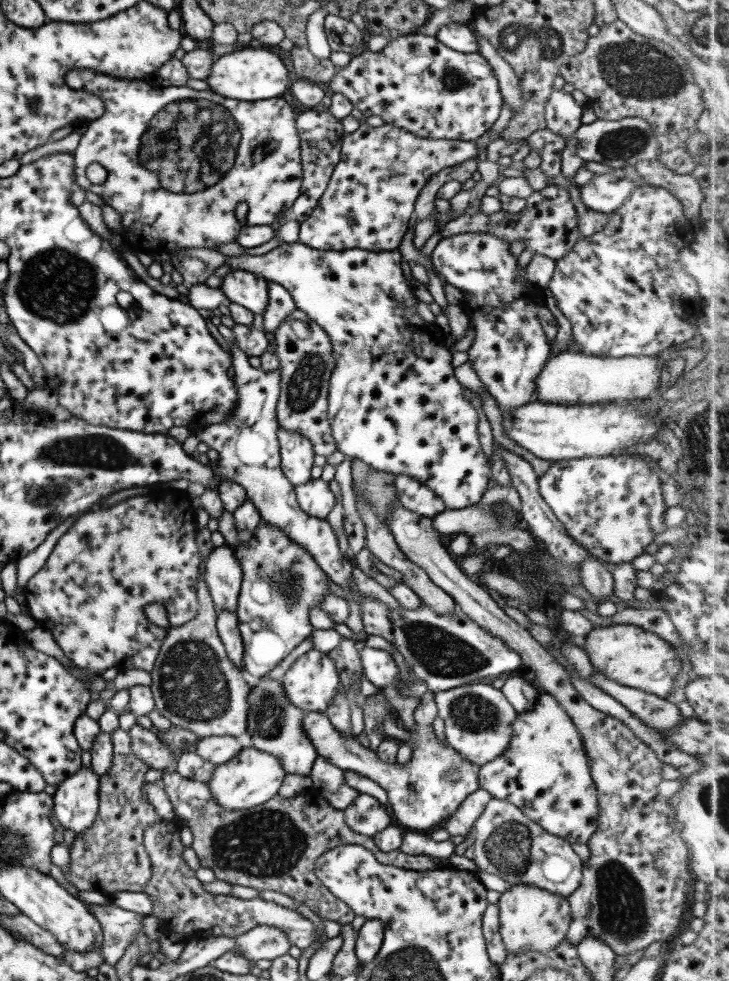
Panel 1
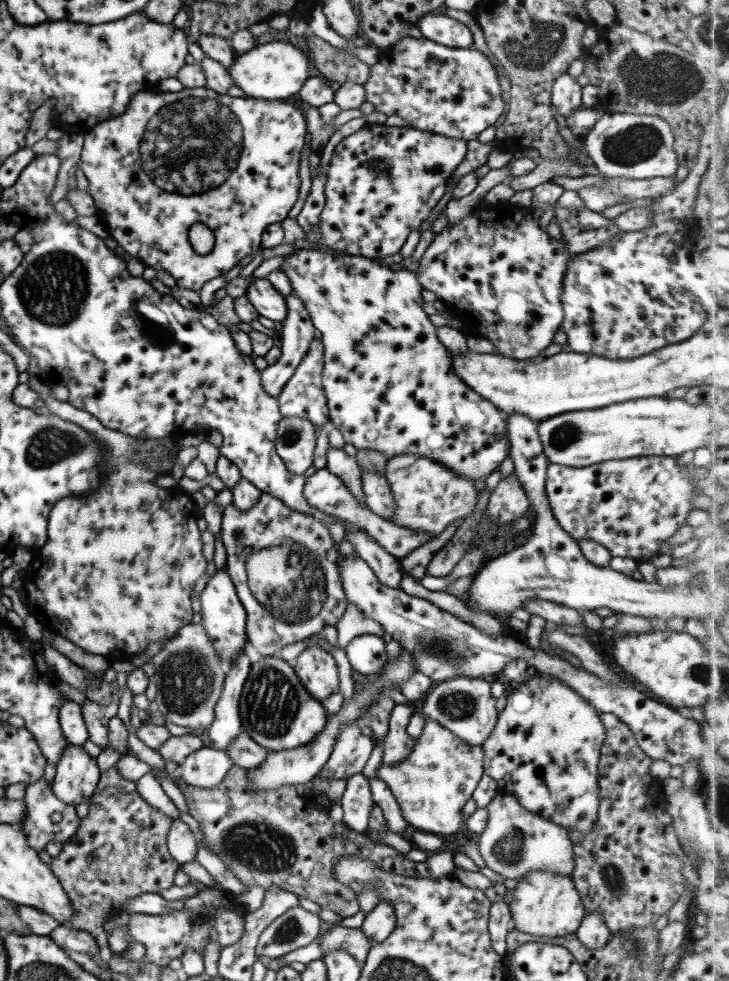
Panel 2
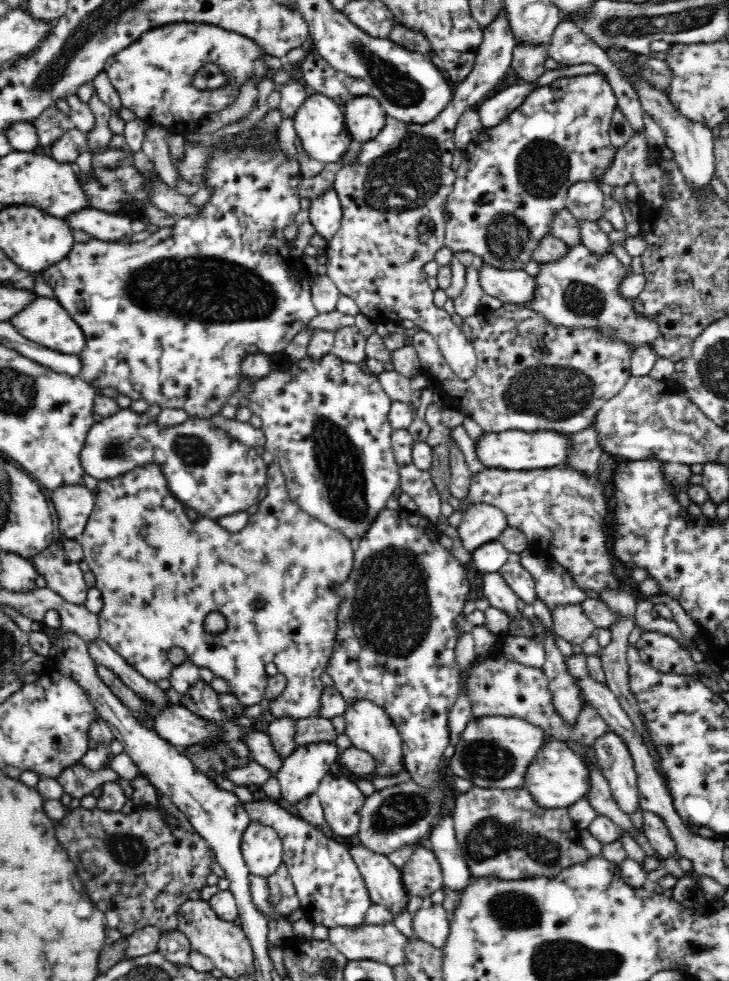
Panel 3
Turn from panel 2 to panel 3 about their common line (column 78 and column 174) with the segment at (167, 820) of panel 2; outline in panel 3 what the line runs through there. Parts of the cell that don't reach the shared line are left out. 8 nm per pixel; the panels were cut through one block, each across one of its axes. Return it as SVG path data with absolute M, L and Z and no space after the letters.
M81 806L77 809L67 810L66 814L62 819L55 824L55 837L56 840L62 845L62 848L66 851L66 854L70 857L70 860L75 864L77 875L84 882L83 888L86 891L87 896L95 904L98 910L104 913L106 919L107 928L112 930L118 930L124 938L128 938L129 935L144 928L146 926L155 926L161 935L164 935L170 930L178 929L178 908L186 902L188 894L192 890L200 890L206 886L206 877L212 873L212 862L215 860L215 854L208 841L202 838L199 833L190 832L185 830L181 825L179 827L172 827L166 823L164 819L164 813L158 811L158 809L146 809L140 808L140 812L132 812L132 814L125 814L122 811L110 812L106 810L100 810L98 807L94 808L82 808Z

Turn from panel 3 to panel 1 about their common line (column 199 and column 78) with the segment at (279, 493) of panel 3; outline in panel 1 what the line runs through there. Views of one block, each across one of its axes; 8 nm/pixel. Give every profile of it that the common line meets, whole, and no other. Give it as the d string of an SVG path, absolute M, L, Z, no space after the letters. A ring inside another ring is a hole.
M166 493L162 499L155 501L148 496L134 496L112 508L84 512L56 542L44 566L29 579L23 592L26 597L24 610L40 627L51 633L56 644L76 667L96 671L100 676L108 668L117 668L119 672L132 669L150 672L168 631L185 625L197 616L199 529L195 523L180 522L180 516L189 516L187 503L187 497L178 499L177 495ZM148 604L164 605L168 628L154 625L146 617L144 609Z

